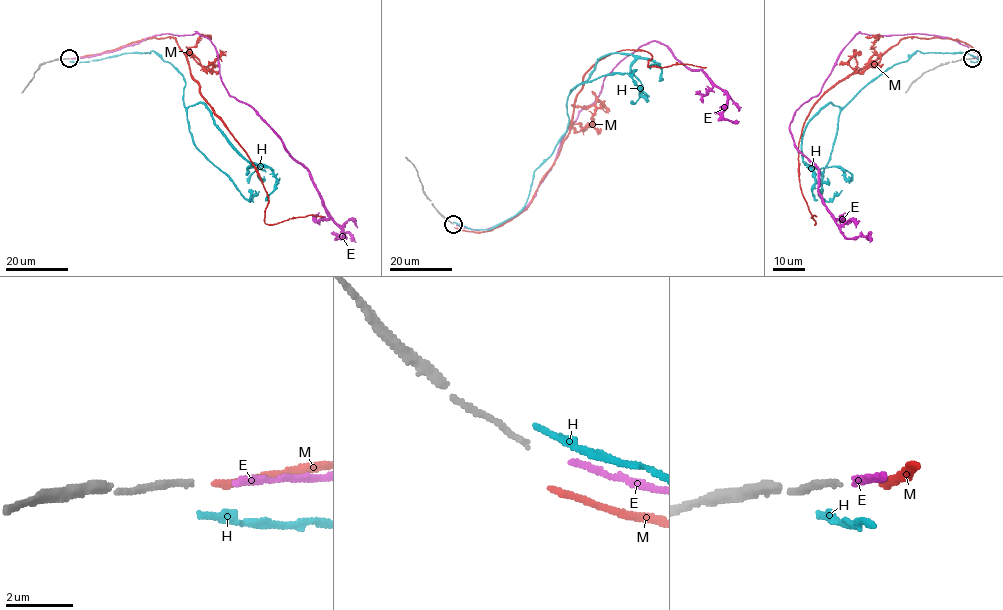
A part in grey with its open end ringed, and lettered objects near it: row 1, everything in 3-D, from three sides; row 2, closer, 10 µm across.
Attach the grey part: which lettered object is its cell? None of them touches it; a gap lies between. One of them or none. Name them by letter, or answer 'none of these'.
E

